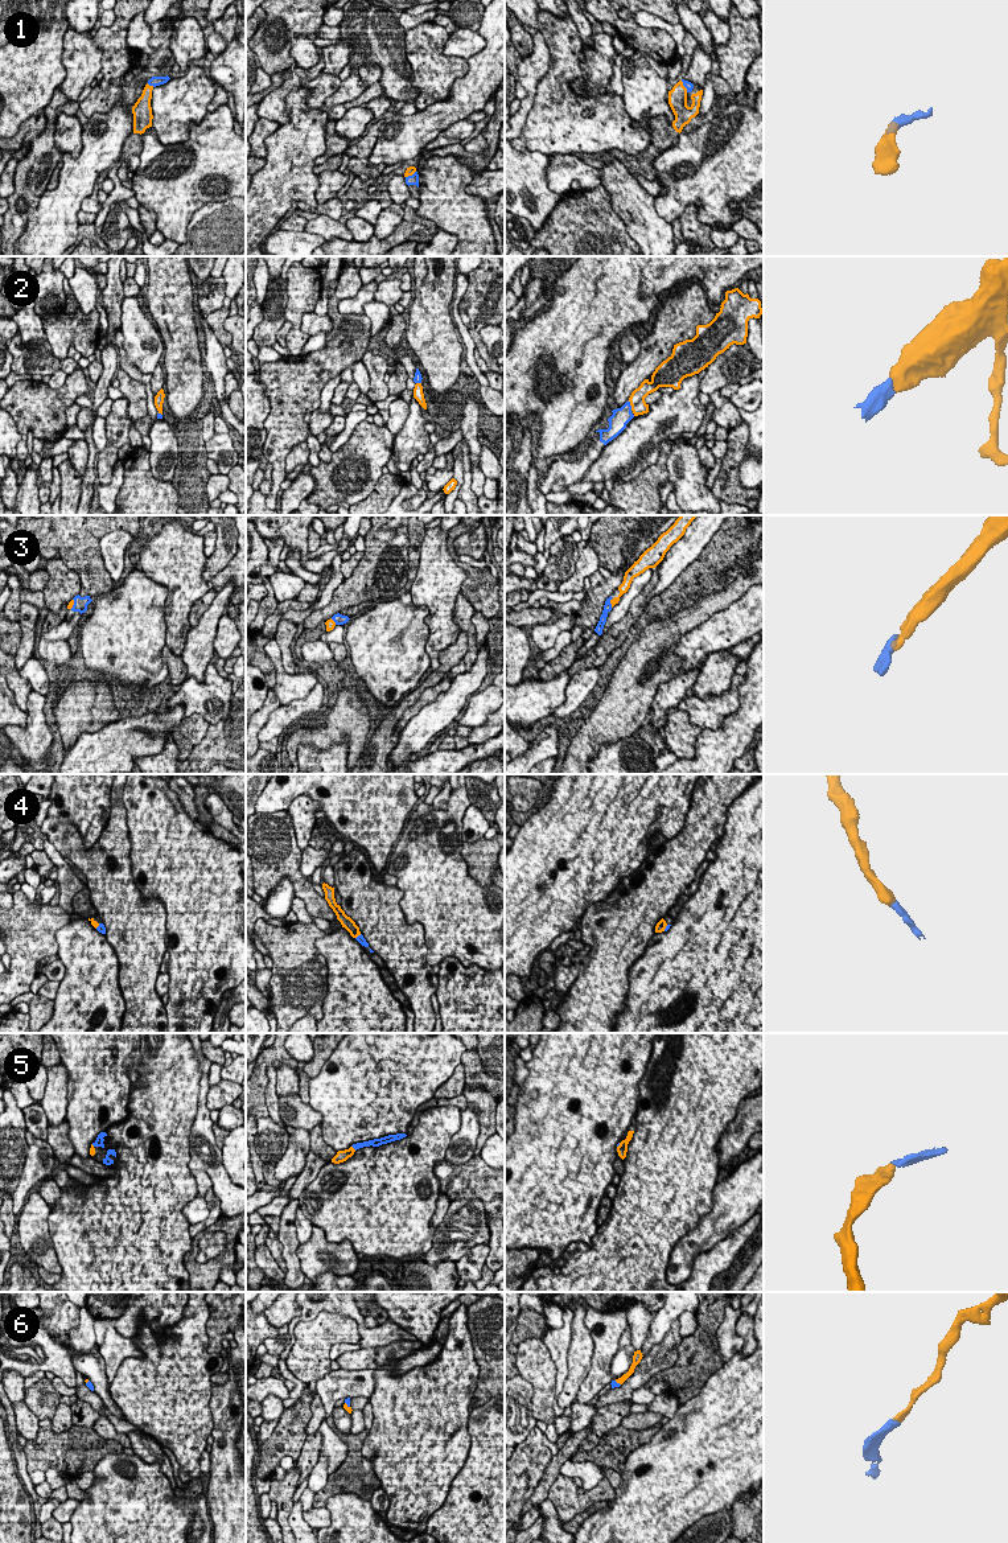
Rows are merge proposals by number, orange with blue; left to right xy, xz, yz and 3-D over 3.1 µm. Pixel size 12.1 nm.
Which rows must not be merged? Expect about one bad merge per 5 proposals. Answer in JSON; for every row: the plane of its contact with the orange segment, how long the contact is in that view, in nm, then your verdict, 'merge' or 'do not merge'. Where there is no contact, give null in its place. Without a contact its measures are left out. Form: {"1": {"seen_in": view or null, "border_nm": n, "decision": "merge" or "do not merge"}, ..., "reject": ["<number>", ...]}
{"1": {"seen_in": "xy", "border_nm": 100, "decision": "merge"}, "2": {"seen_in": "yz", "border_nm": 130, "decision": "merge"}, "3": {"seen_in": "yz", "border_nm": 110, "decision": "merge"}, "4": {"seen_in": "yz", "border_nm": 100, "decision": "merge"}, "5": {"seen_in": "xz", "border_nm": 80, "decision": "merge"}, "6": {"seen_in": "xz", "border_nm": 100, "decision": "merge"}, "reject": []}

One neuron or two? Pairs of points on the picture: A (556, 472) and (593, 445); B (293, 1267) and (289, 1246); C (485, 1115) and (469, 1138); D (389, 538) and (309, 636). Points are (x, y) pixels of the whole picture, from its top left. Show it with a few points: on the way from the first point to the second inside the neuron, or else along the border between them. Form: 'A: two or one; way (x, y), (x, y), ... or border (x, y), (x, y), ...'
A: one; way (567, 470), (572, 470), (587, 456)
B: one; way (292, 1262), (289, 1251)
C: two; border (468, 1102), (476, 1106), (478, 1122), (473, 1155)
D: two; border (325, 621), (321, 621), (313, 629), (304, 630)

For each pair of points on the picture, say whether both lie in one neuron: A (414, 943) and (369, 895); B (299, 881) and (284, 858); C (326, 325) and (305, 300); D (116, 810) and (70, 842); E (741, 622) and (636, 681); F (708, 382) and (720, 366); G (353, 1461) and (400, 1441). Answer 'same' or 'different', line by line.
A: same
B: same
C: different
D: same
E: different
F: same
G: different

